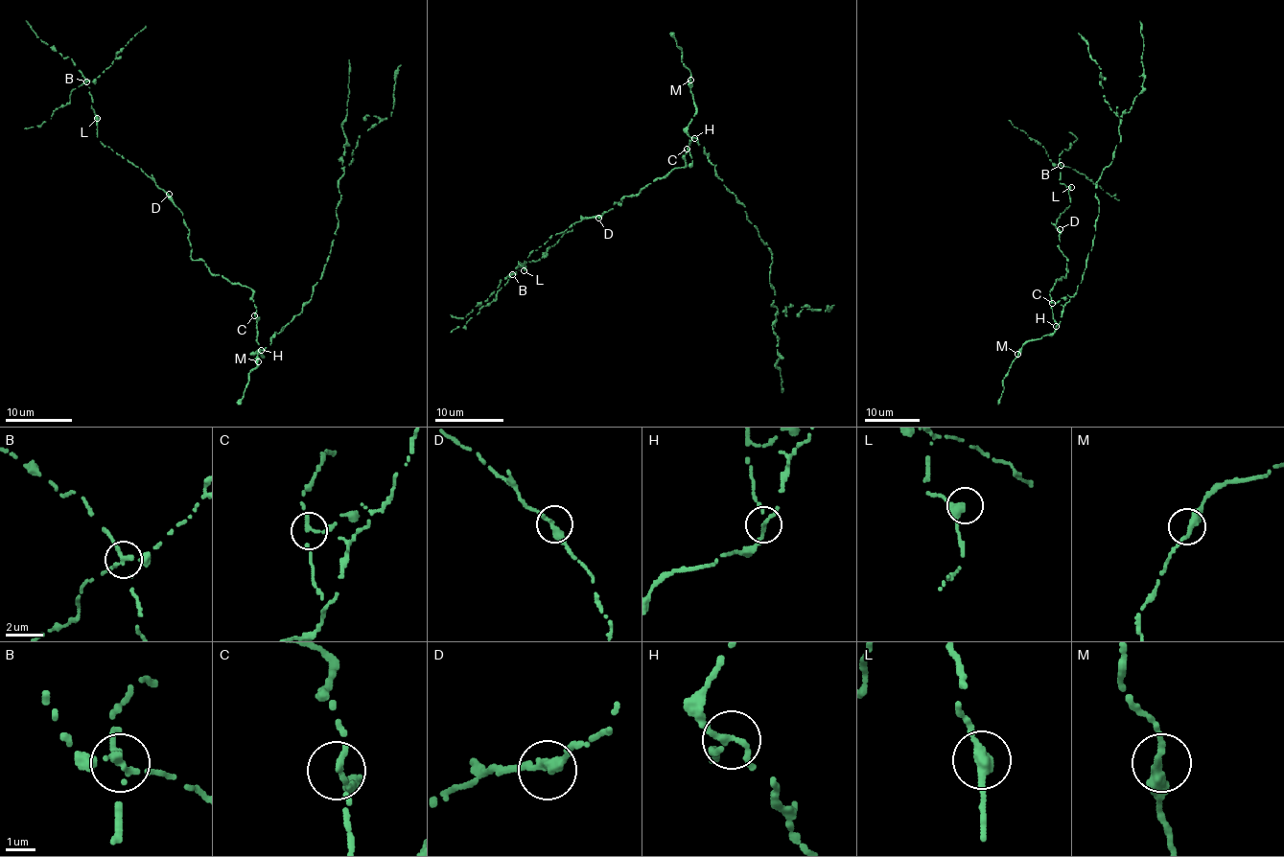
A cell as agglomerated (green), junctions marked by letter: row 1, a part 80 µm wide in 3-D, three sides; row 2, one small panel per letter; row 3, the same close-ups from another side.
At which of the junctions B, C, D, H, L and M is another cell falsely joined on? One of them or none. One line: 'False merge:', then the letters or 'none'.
False merge: B

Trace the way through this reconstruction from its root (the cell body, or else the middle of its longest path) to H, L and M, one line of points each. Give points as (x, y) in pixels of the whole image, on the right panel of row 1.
H: (1052, 302), (1056, 326)
L: (1052, 302), (1049, 293), (1056, 279), (1068, 271), (1055, 224), (1069, 206), (1071, 187)
M: (1052, 302), (1056, 329), (1049, 335), (1028, 340), (1017, 354)

